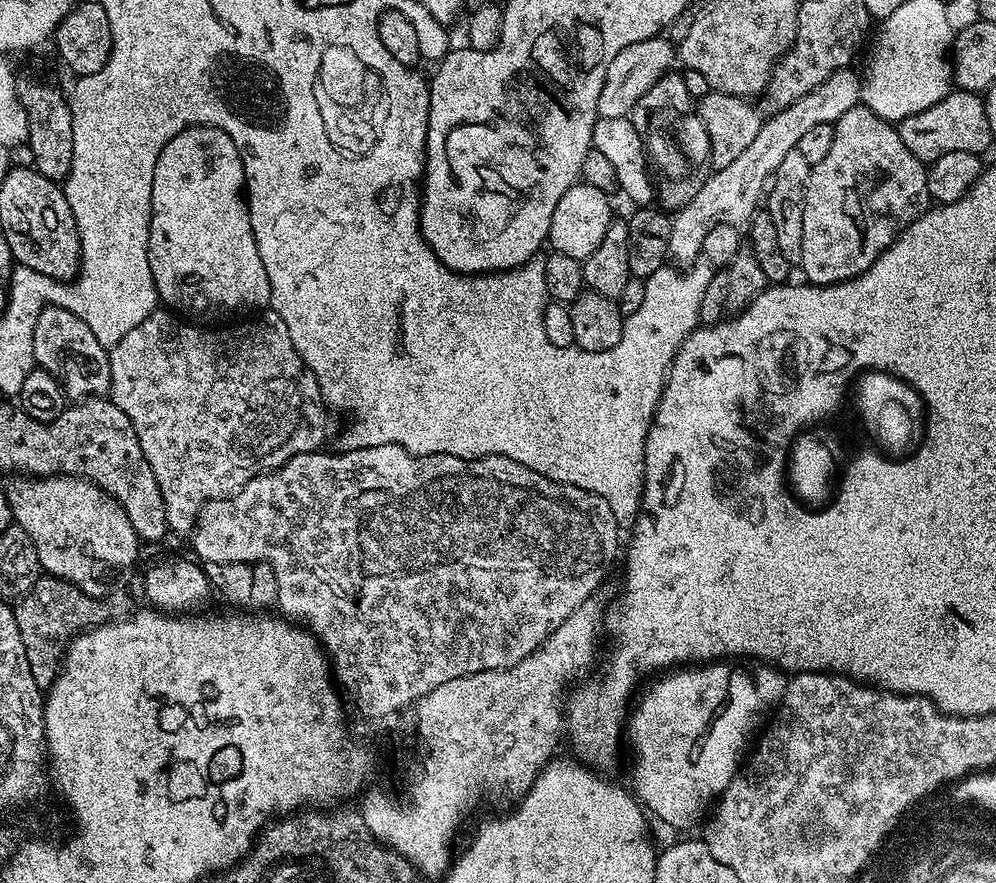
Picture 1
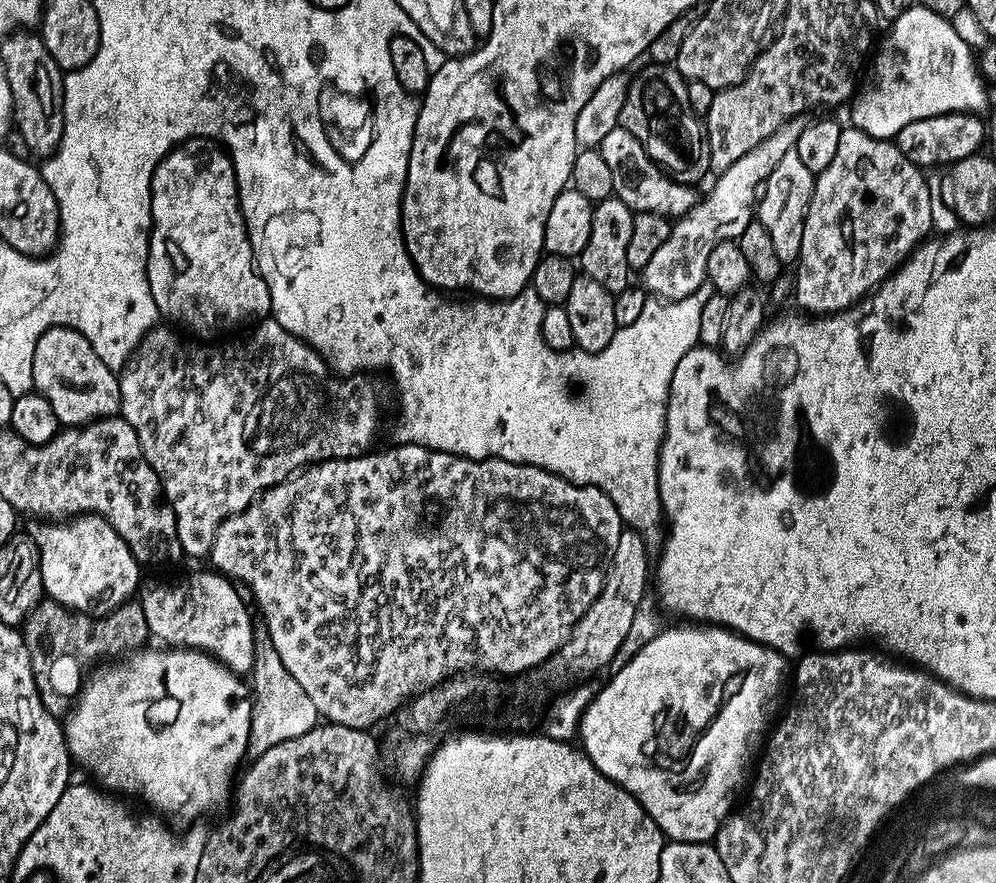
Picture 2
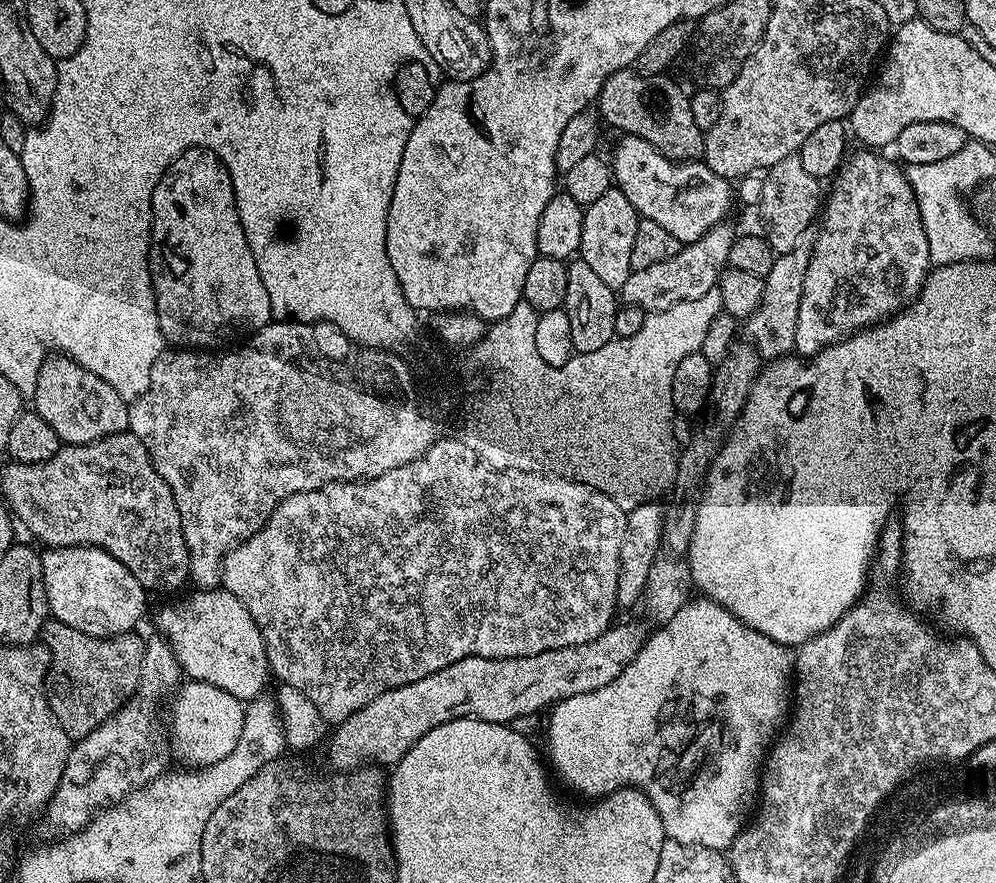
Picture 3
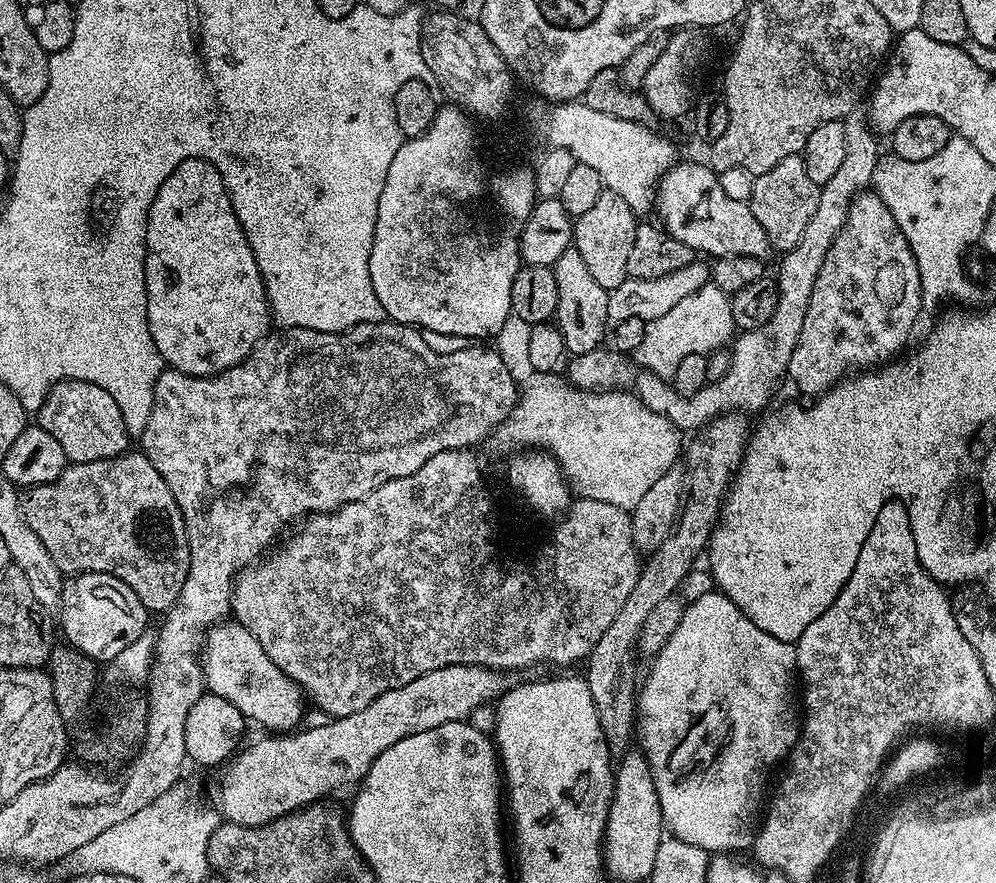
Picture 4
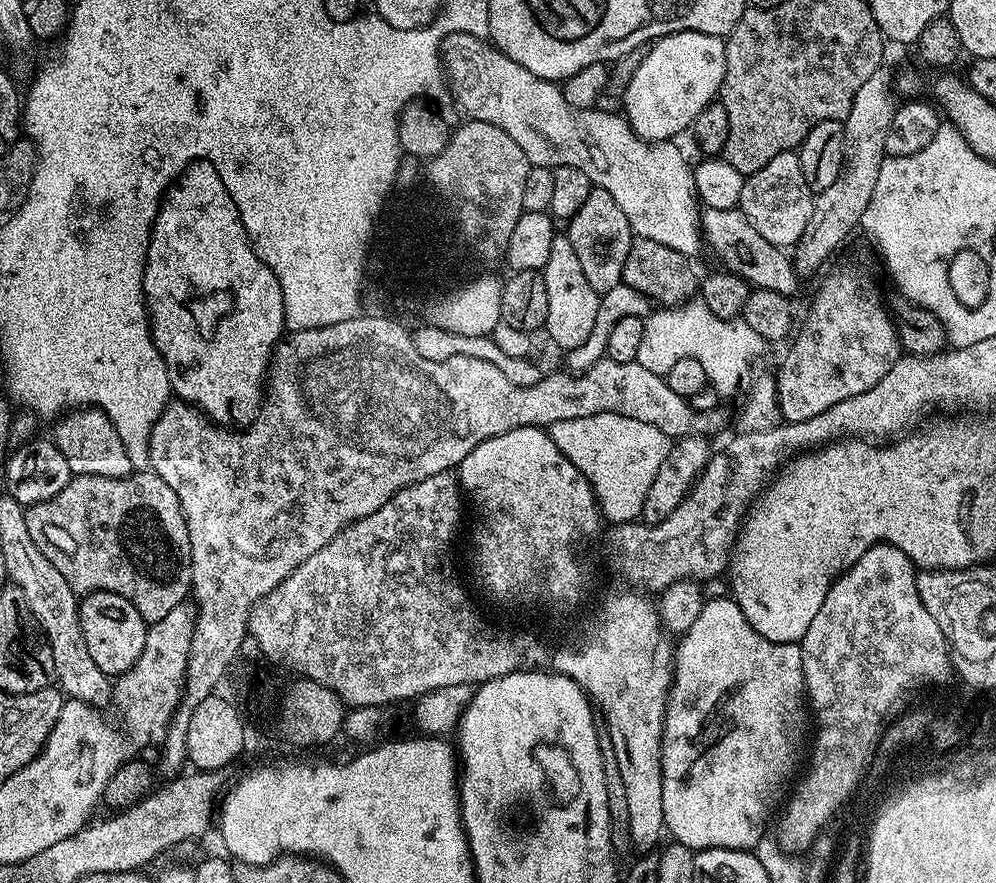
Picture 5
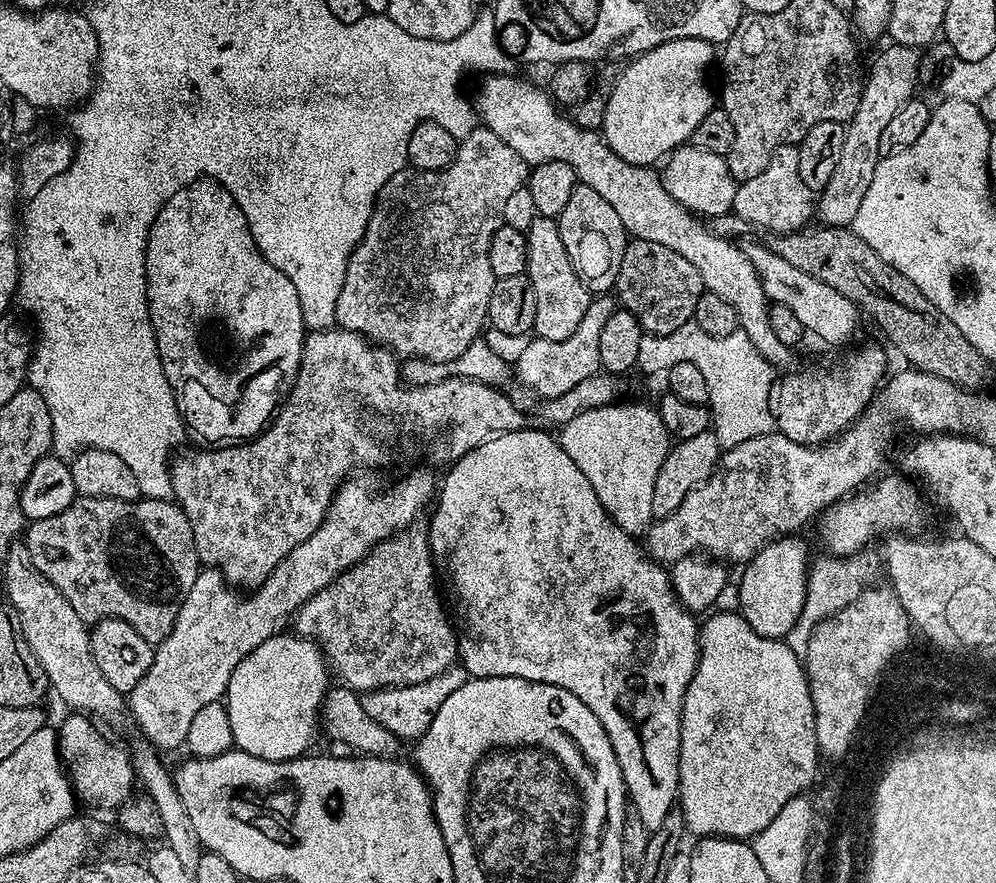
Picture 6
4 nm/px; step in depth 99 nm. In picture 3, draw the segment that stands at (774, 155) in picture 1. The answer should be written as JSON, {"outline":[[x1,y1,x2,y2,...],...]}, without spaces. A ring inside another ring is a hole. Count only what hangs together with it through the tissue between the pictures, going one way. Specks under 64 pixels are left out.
{"outline":[[730,224,714,226,701,240,683,245,680,252,674,254,674,258,666,258,666,262,654,262,654,266,646,266,646,270,633,271,620,290,621,301,627,307,641,308,647,314,670,310,670,306,678,306,678,302,702,298,702,294,719,285,720,275,728,267,734,239]]}

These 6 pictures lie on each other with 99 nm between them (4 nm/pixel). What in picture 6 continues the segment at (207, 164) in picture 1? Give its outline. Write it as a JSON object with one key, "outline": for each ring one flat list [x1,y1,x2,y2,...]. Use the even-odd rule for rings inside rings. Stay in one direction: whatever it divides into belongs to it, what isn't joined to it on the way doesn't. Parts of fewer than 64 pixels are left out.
{"outline":[[211,178,192,180,182,190,175,192,162,206,162,210,154,218,152,229,148,232,146,278,148,279,148,313,156,335,162,370,170,382,173,394,176,395,176,405,180,408,183,423,191,431,193,428,202,439,208,440,204,442,212,446,220,446,225,442,247,442,259,436,279,409,282,397,296,380,306,329,302,318,302,306,298,302,298,290,294,290,294,282,290,282,290,278,286,278,282,270,266,262,266,258,258,250,250,234,248,223,238,202,234,202,231,194,217,180]]}

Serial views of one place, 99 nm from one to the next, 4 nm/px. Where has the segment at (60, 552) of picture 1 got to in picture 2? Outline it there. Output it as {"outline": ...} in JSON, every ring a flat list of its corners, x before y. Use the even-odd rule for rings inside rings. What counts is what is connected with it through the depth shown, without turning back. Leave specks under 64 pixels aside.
{"outline":[[85,514,63,522,33,524,36,525,30,529,30,535,40,551,40,573,47,599,74,612,99,618,121,608,137,595,142,565,110,522,100,516]]}

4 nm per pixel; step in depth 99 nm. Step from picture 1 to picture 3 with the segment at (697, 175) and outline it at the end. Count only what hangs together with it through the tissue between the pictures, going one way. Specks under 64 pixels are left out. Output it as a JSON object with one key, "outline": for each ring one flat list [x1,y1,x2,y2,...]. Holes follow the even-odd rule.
{"outline":[[631,67,618,70,606,78,598,97,599,119,617,128,620,134,636,135,650,142,668,160,700,160,704,155,705,129,694,122,690,99,672,80,663,75,644,76]]}

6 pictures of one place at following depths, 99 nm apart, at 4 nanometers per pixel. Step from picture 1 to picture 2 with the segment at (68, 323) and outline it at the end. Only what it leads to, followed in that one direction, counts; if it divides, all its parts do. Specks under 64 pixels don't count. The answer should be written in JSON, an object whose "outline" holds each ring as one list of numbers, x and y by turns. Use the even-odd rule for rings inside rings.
{"outline":[[54,326,50,330,46,330,42,334,42,338,38,338,38,342,34,346,34,366,32,367,32,387,50,402,50,406,54,406,54,414,58,414,61,425,64,426,83,426,93,424,95,420,101,420,107,416,115,416,120,410,120,378,113,369,106,366,106,362,102,362,102,358,98,358,98,354,94,354,94,346,90,346,90,342,78,330,73,328,63,328,62,326]]}

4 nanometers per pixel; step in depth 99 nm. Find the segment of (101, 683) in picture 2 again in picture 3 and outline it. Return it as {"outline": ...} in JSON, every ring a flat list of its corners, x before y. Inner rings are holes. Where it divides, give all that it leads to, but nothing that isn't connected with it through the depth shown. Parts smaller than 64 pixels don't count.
{"outline":[[188,680,179,685,172,704,172,736,170,732,170,748,180,760,185,760,189,769,206,768,225,758,230,750,238,743,238,736,242,731,245,705,234,694,226,694,218,686,210,686,201,680]]}

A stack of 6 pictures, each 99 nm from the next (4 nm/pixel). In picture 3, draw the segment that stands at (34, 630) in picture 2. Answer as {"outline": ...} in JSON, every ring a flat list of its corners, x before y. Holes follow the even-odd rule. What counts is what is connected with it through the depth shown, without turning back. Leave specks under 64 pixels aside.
{"outline":[[53,619,44,625,42,644,52,659,46,681,48,705,69,740,75,742,86,738,86,734,115,716,117,710,136,695,146,643,145,637,136,635,135,631,130,631,101,638,82,634,82,630,74,630,74,626]]}

